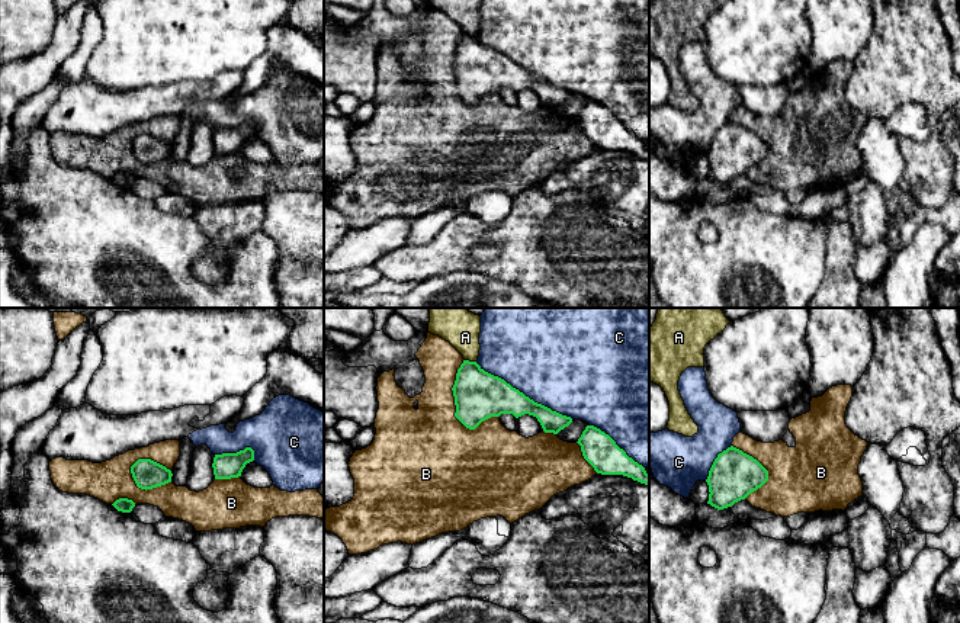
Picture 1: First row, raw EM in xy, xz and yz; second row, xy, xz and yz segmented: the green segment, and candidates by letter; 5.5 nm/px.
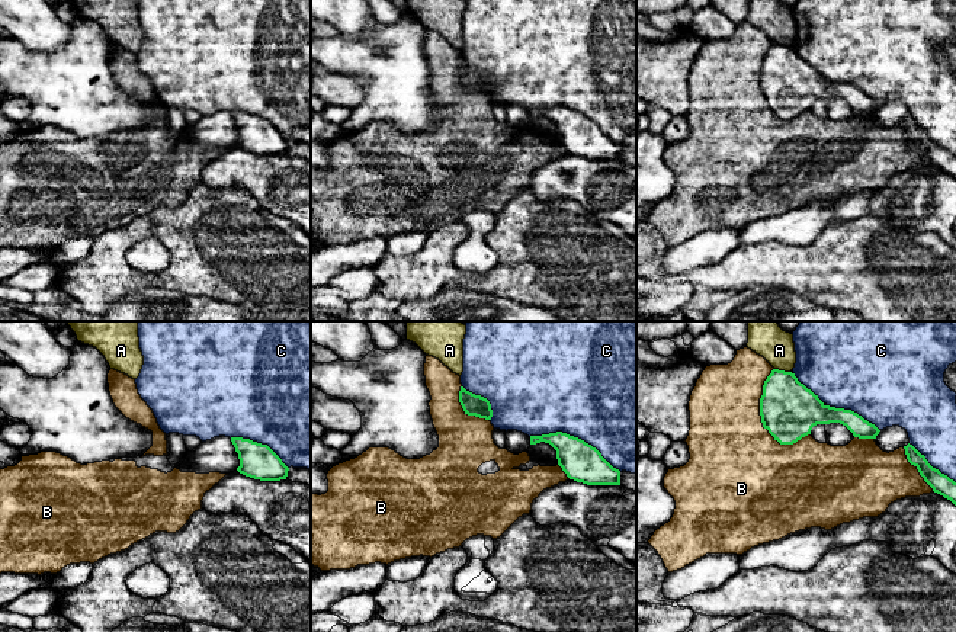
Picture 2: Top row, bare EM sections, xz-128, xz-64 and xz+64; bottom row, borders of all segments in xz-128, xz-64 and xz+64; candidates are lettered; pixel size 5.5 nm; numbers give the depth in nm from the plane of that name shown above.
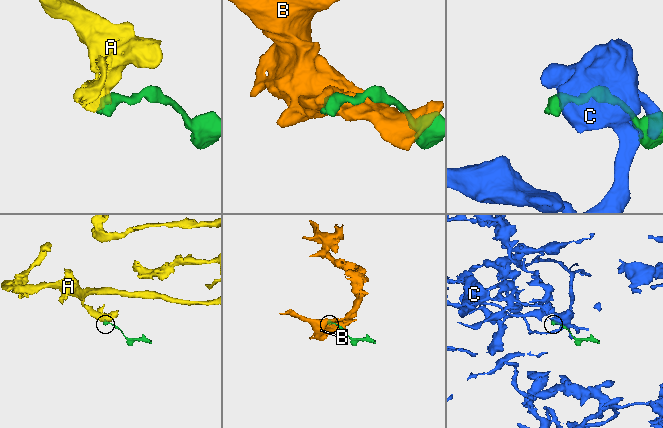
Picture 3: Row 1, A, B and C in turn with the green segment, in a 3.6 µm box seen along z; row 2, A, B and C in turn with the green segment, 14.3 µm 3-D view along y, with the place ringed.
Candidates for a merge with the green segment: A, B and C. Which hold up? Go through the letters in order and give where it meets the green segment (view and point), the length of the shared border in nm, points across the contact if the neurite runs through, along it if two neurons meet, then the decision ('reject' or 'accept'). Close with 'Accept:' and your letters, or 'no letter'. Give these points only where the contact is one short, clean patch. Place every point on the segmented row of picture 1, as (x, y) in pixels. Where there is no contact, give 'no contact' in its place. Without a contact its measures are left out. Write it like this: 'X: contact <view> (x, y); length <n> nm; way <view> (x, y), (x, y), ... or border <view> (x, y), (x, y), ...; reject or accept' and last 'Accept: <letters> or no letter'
A: contact xz (471, 362); length 70 nm; border xz (465, 359), (475, 362); reject
B: contact xz (453, 395); length 400 nm; reject
C: contact xz (523, 394); length 650 nm; reject
Accept: no letter

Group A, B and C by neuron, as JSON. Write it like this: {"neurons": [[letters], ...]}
{"neurons": [["A"], ["B"], ["C"]]}

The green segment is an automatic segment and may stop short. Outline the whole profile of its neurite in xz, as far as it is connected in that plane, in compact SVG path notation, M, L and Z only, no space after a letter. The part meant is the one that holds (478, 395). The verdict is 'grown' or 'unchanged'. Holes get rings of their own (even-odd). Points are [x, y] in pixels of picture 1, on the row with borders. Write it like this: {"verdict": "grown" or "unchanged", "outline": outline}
{"verdict": "unchanged", "outline": "M463 360L452 388L455 417L469 430L501 414L516 418L529 414L537 418L545 433L558 434L572 423L571 417L534 402L504 379L485 372L476 362Z"}

